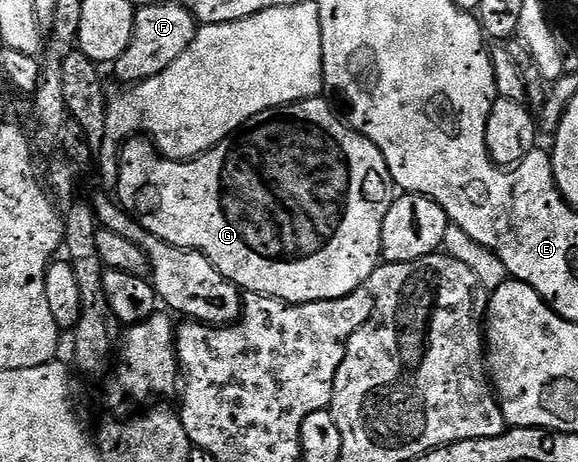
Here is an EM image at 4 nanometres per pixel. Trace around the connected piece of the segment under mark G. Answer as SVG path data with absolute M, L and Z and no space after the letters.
M323 97L302 99L300 103L290 103L288 107L276 107L274 111L261 113L240 127L234 137L218 143L212 151L206 151L194 161L163 158L150 138L129 139L119 152L118 187L118 202L130 213L131 218L137 220L149 233L153 233L153 237L161 237L161 241L174 247L183 247L186 251L200 251L236 287L252 295L268 295L280 299L282 303L340 299L364 286L381 262L381 229L385 225L385 213L389 213L391 204L397 198L387 162L385 157L381 157L381 149L377 149L377 145L373 145L373 141L366 139L361 132L354 131L344 120L342 123Z

